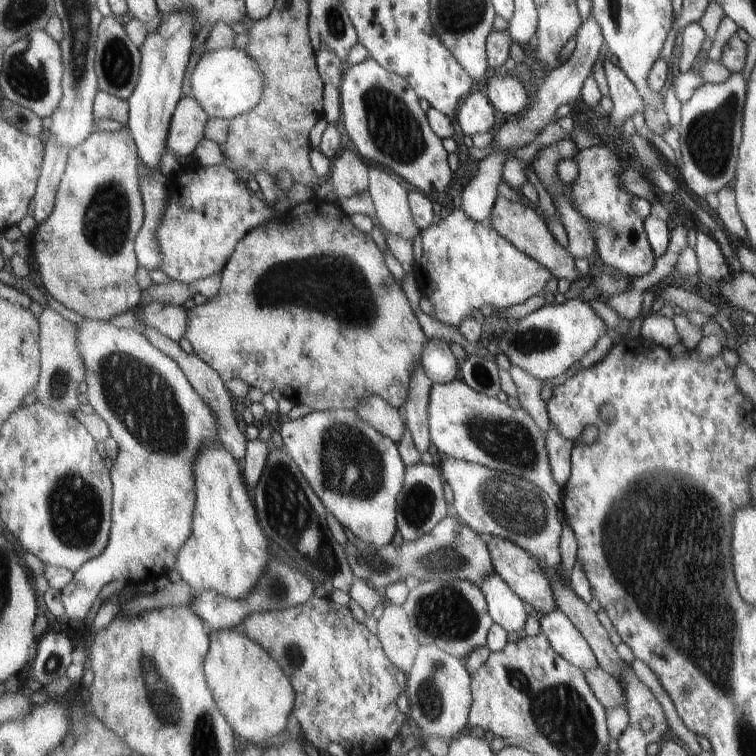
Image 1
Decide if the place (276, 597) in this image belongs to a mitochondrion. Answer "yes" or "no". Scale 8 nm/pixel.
yes

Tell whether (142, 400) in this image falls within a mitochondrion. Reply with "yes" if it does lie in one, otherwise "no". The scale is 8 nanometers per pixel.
yes

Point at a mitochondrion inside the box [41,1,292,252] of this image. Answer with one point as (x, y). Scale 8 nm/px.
(115, 58)

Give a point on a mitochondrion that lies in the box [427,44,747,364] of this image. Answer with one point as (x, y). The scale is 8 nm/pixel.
(710, 139)

